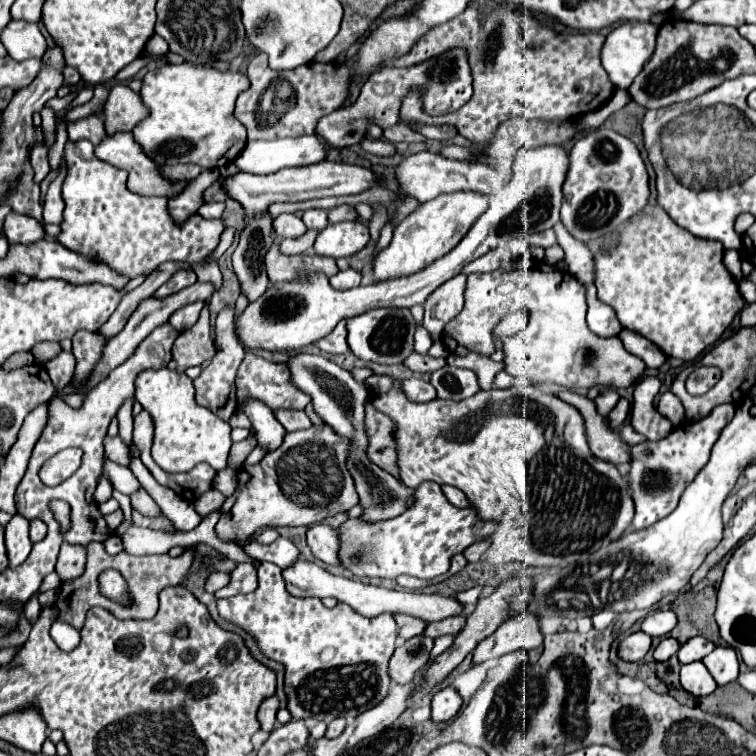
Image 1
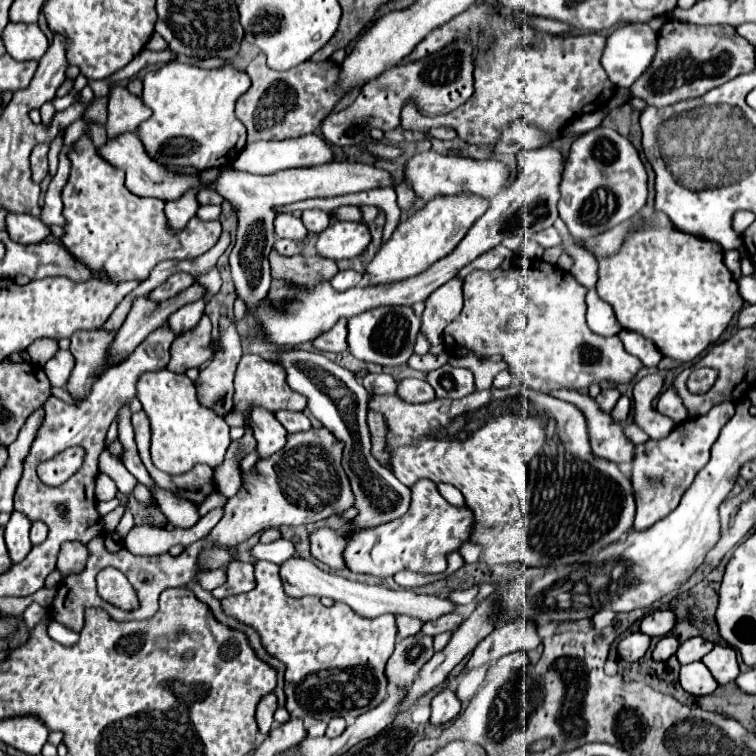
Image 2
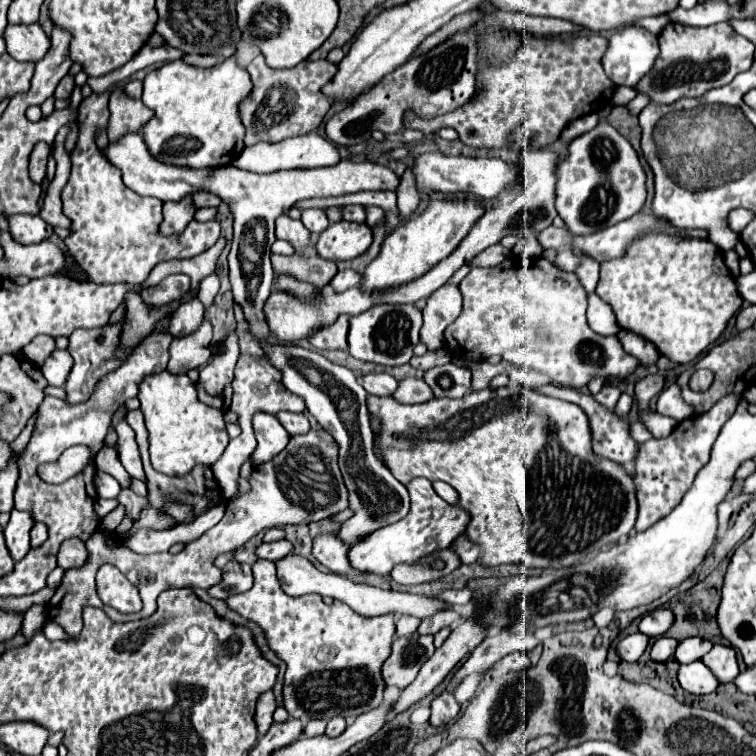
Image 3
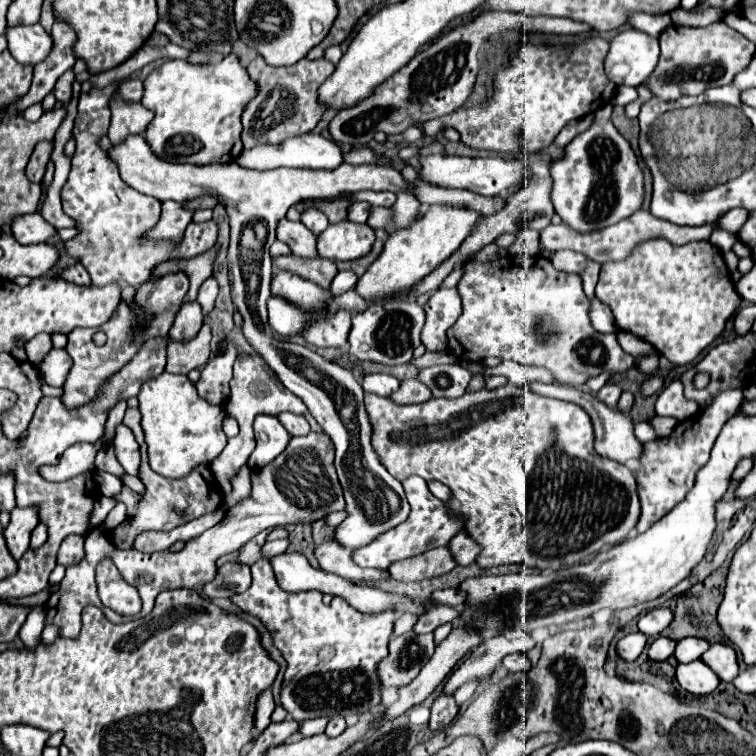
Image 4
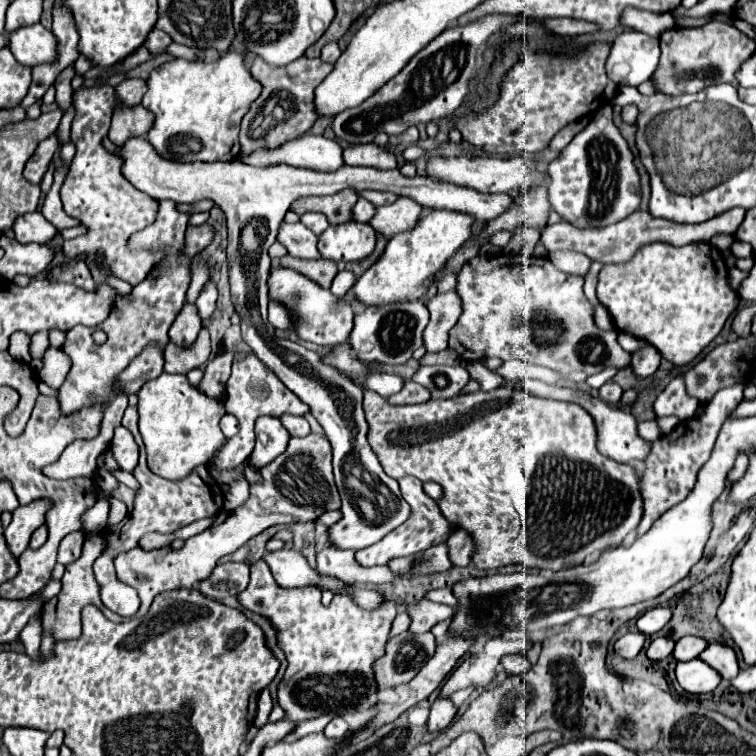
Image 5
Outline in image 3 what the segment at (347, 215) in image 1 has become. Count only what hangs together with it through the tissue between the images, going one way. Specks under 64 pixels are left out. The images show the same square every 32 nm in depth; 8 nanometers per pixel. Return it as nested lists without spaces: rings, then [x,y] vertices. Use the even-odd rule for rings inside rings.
[[[356,204],[356,206],[344,206],[344,220],[350,220],[350,222],[364,222],[366,220],[366,208]]]

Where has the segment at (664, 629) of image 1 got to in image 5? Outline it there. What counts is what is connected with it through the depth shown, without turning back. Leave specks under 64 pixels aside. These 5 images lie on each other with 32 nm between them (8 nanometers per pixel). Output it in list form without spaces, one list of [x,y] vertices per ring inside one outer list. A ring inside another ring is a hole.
[[[658,606],[658,608],[652,608],[652,610],[644,612],[644,614],[638,618],[636,626],[638,626],[638,630],[640,630],[642,634],[646,634],[646,636],[654,636],[654,634],[658,634],[658,632],[668,624],[670,616],[672,616],[670,608],[662,608],[662,606]]]

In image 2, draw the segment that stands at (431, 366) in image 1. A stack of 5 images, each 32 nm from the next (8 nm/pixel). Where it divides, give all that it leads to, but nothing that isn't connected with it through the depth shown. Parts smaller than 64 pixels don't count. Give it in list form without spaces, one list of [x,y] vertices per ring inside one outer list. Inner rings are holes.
[[[440,352],[440,354],[424,354],[424,356],[418,356],[414,354],[410,360],[408,360],[408,366],[414,368],[414,370],[422,370],[422,372],[430,372],[434,368],[440,368],[442,364],[446,364],[450,358],[448,352]]]

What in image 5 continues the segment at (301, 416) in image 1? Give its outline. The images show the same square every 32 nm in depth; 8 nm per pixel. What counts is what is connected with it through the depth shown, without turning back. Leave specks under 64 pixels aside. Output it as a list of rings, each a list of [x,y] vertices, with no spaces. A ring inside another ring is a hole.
[[[282,416],[280,420],[282,420],[284,428],[290,432],[290,436],[308,436],[310,434],[310,424],[306,422],[306,418]]]

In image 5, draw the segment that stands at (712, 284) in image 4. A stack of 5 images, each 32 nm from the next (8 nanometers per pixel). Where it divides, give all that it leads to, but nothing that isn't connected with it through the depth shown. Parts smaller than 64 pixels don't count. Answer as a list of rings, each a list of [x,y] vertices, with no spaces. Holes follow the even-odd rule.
[[[664,242],[644,246],[628,264],[606,264],[600,274],[596,294],[600,304],[612,314],[614,326],[620,332],[632,334],[658,348],[662,358],[676,366],[692,362],[722,330],[726,318],[736,310],[740,298],[728,286],[728,266],[718,258],[710,258],[712,246],[706,242],[674,248]]]

